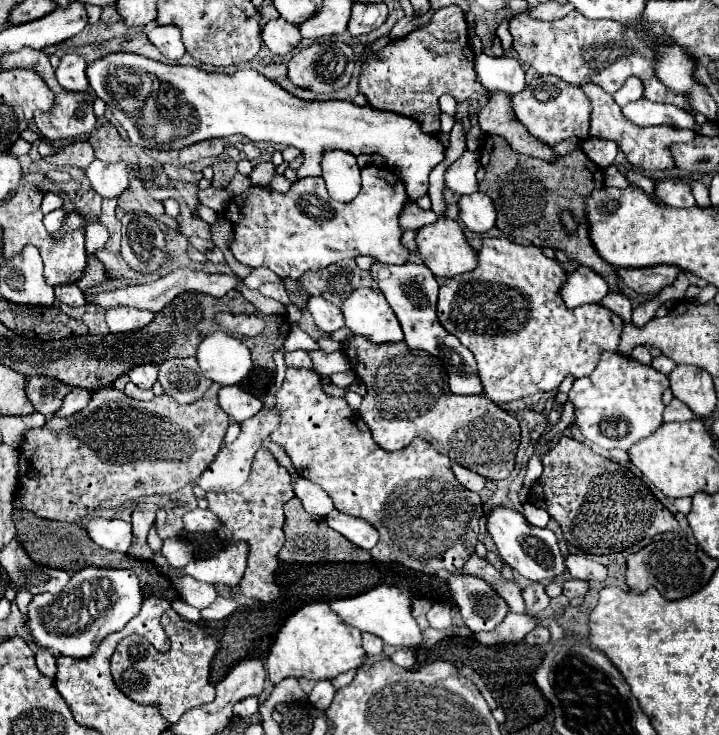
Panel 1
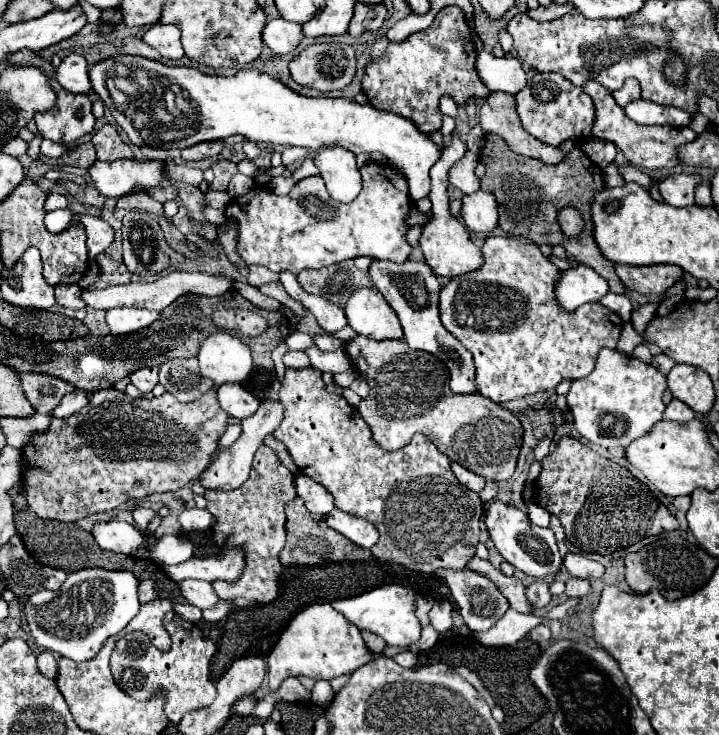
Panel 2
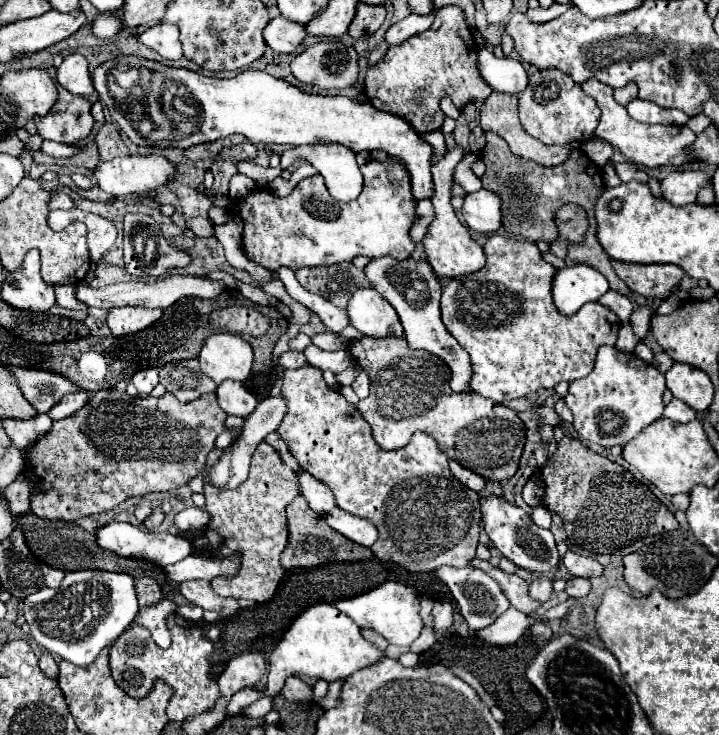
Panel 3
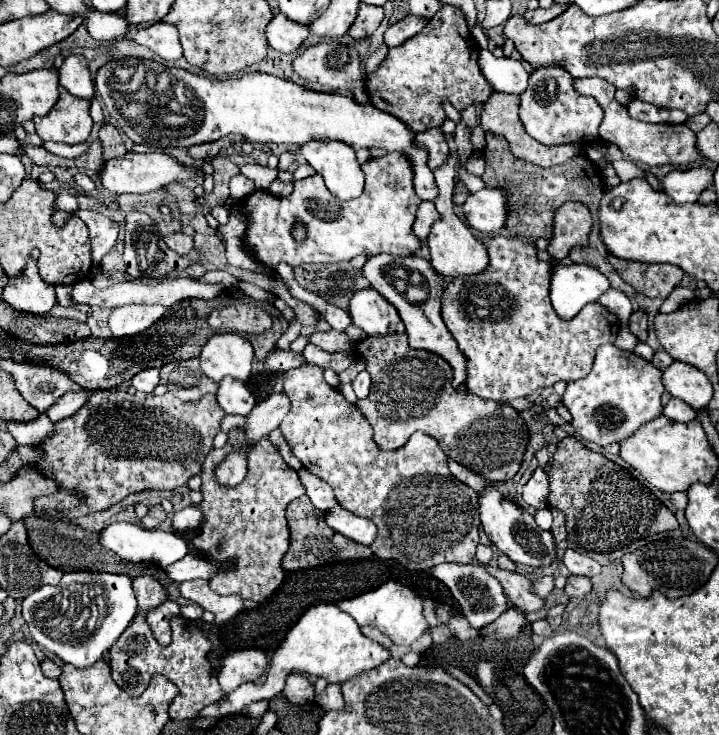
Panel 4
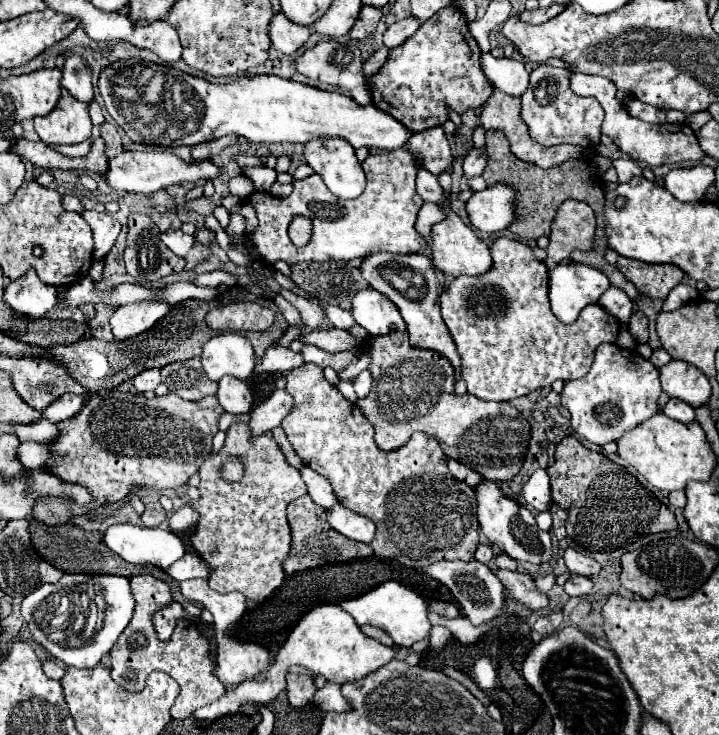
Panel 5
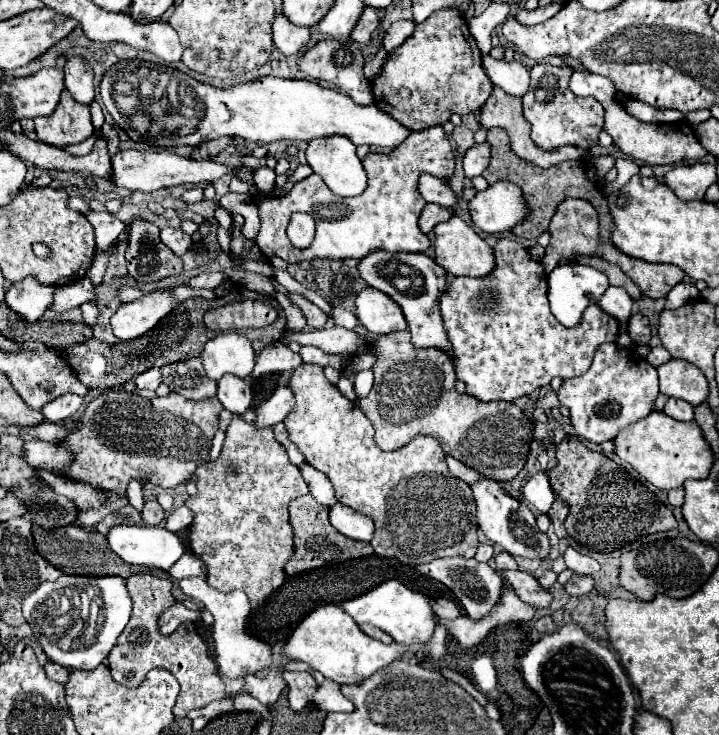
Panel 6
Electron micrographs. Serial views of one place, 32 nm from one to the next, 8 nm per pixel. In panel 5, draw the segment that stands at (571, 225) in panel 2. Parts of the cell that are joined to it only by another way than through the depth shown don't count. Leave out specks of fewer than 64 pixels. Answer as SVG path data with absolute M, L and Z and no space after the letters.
M566 200L552 222L550 244L546 248L548 258L546 266L552 270L560 260L568 258L572 250L588 250L592 248L596 220L594 212L588 204L578 200Z

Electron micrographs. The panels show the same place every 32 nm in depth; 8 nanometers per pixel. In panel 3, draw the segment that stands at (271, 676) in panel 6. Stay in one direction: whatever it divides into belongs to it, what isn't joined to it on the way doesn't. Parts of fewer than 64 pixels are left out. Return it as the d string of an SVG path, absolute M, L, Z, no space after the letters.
M314 604L308 610L304 610L284 632L282 640L274 648L268 659L268 688L260 693L256 688L244 688L234 695L234 700L228 704L227 715L233 716L240 713L242 707L256 702L263 696L278 694L284 680L288 676L300 676L306 674L310 678L322 678L322 680L338 680L338 678L348 678L356 670L374 664L376 660L384 658L384 652L368 644L360 628L348 620L342 612L338 612L332 604Z

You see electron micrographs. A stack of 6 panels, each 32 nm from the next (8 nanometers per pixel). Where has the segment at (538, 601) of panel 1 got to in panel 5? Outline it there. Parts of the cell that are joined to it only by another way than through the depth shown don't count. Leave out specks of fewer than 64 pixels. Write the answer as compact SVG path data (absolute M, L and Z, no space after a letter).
M542 574L542 576L538 576L534 582L536 582L538 592L548 594L548 592L550 592L550 588L554 586L554 582L556 582L556 576L554 576L554 574Z

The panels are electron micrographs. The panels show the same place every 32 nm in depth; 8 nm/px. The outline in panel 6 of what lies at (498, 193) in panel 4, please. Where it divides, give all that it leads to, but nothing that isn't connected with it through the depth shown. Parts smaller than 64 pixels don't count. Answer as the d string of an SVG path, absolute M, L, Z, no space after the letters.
M506 180L488 186L484 192L476 192L468 202L468 210L474 226L486 234L510 230L528 216L520 188Z

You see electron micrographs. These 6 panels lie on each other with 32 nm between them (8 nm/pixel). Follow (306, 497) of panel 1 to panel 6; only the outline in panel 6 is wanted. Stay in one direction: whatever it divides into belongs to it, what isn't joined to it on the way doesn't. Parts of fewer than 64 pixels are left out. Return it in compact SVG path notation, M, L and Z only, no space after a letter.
M304 464L300 470L302 470L302 476L304 476L304 480L306 480L308 488L310 488L312 498L314 498L316 502L332 508L338 500L336 500L336 496L334 496L334 488L332 488L330 480L328 480L322 472L318 472L316 468L312 468L310 464Z

